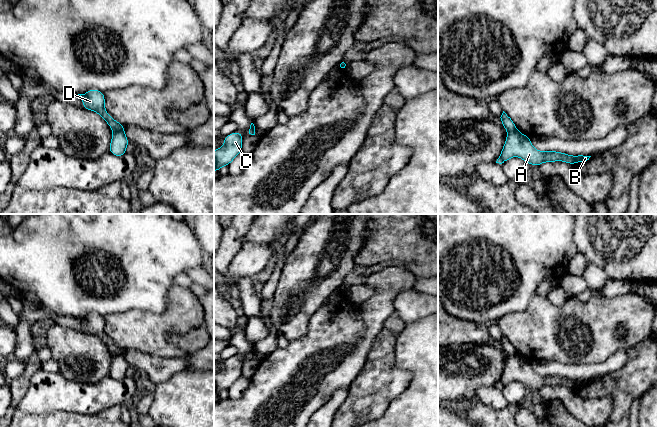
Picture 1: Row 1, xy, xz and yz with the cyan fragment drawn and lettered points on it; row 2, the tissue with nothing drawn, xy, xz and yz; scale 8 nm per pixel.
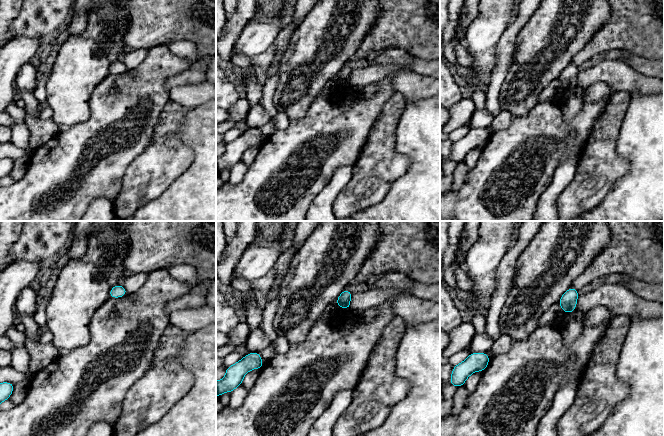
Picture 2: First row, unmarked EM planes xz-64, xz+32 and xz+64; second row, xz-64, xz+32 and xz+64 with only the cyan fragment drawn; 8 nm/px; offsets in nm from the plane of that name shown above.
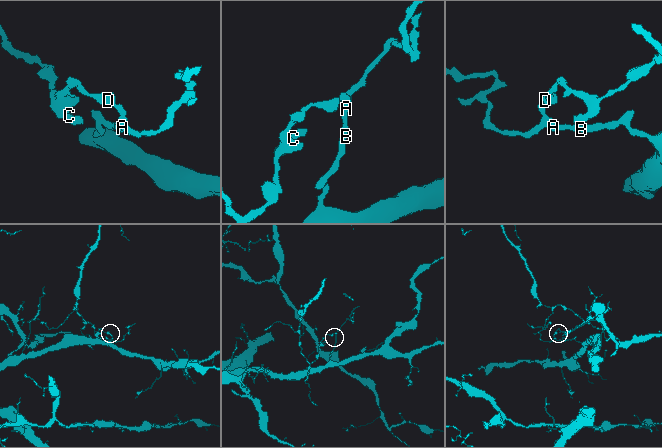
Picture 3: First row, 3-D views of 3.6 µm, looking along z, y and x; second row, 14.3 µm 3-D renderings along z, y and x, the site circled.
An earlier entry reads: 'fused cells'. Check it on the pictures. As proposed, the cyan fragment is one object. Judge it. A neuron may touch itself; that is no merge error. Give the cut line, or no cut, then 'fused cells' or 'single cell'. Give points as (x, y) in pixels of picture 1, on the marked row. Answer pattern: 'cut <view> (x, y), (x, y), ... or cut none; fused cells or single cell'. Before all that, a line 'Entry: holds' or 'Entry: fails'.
Entry: holds
cut xy (122, 130), (114, 132); fused cells

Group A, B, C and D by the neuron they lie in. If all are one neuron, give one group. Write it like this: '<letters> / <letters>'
A B / C D

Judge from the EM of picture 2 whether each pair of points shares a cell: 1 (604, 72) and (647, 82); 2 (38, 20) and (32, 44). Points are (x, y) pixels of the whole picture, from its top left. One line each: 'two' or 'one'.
1: one
2: two

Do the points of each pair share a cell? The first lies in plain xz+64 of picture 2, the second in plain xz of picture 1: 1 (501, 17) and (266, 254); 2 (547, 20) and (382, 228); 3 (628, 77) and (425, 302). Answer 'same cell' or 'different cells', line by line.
1: same cell
2: different cells
3: same cell

